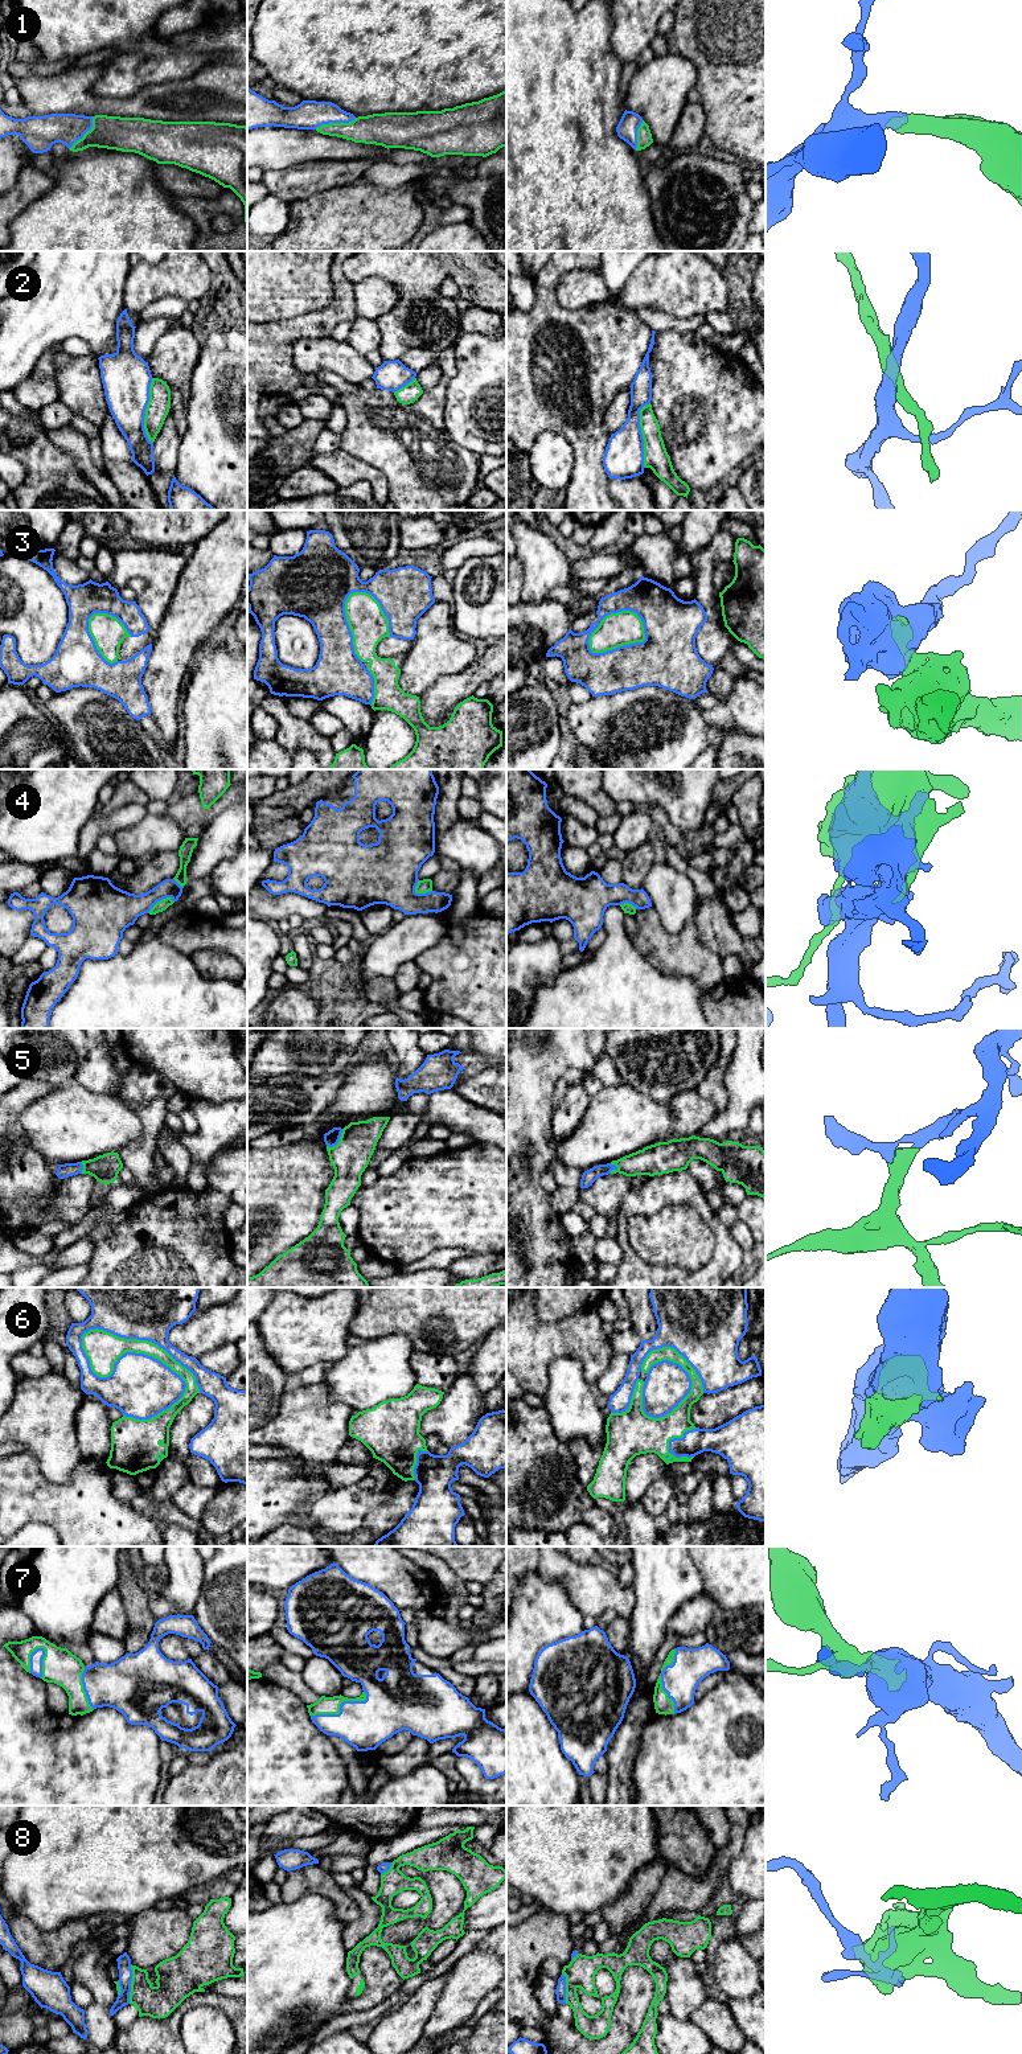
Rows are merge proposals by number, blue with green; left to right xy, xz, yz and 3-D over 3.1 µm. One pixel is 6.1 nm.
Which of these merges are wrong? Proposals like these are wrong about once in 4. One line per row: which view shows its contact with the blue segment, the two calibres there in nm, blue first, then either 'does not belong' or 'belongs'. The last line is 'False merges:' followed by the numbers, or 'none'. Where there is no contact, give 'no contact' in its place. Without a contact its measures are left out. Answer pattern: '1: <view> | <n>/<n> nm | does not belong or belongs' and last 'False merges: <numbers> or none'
1: xz | 180/180 nm | belongs
2: yz | 240/150 nm | does not belong
3: yz | 340/200 nm | belongs
4: xy | 240/70 nm | does not belong
5: xz | 90/220 nm | belongs
6: xy | 500/180 nm | belongs
7: xz | 300/110 nm | belongs
8: xy | 80/190 nm | does not belong
False merges: 2, 4, 8

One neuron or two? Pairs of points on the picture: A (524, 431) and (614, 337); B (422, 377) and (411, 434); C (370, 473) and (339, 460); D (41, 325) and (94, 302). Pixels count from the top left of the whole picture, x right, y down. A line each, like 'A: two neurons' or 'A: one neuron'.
A: one neuron
B: two neurons
C: one neuron
D: one neuron

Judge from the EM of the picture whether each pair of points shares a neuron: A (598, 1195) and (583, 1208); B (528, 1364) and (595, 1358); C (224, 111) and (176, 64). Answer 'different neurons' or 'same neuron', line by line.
A: different neurons
B: same neuron
C: different neurons

